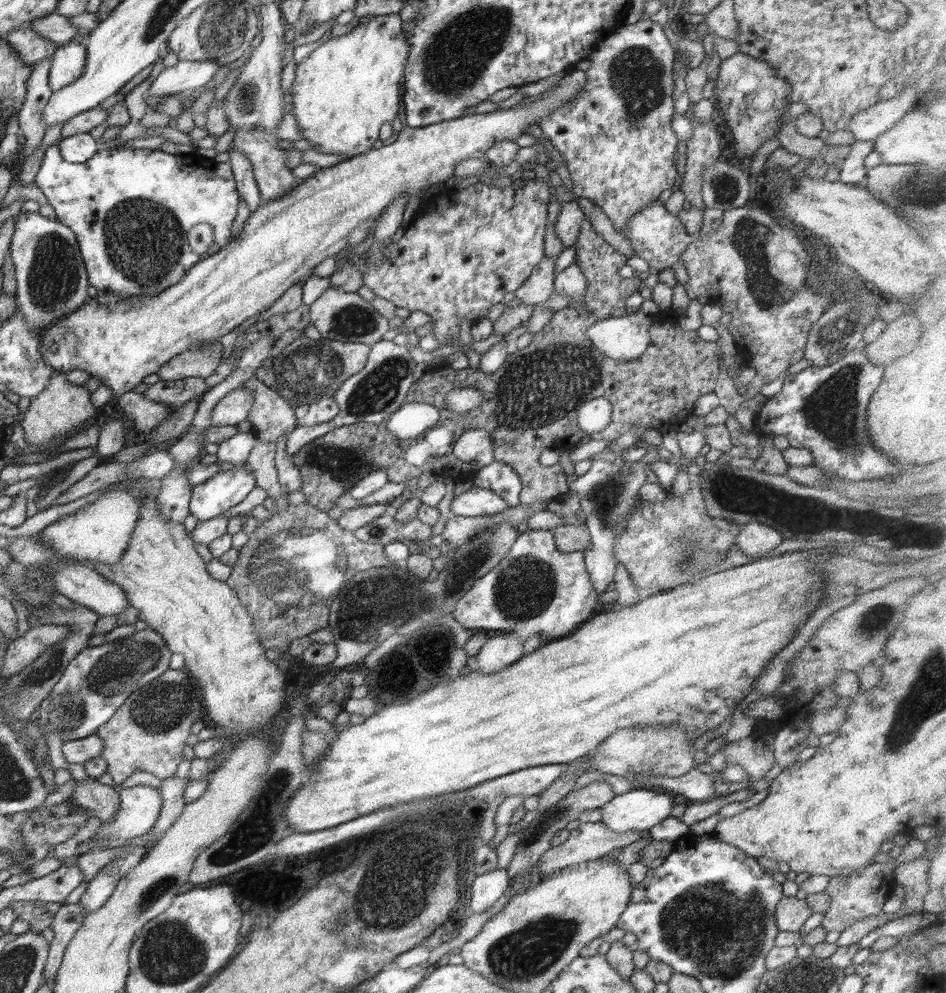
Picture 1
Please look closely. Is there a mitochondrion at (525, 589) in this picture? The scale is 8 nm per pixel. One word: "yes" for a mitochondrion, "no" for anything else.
yes

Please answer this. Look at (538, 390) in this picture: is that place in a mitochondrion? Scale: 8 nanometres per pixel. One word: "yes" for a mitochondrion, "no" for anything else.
yes

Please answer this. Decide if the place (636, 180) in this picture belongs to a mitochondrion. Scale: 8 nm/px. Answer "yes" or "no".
no

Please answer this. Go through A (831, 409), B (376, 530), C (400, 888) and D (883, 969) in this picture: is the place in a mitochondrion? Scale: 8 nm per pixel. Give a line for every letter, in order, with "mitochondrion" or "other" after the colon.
A: mitochondrion
B: mitochondrion
C: mitochondrion
D: other

